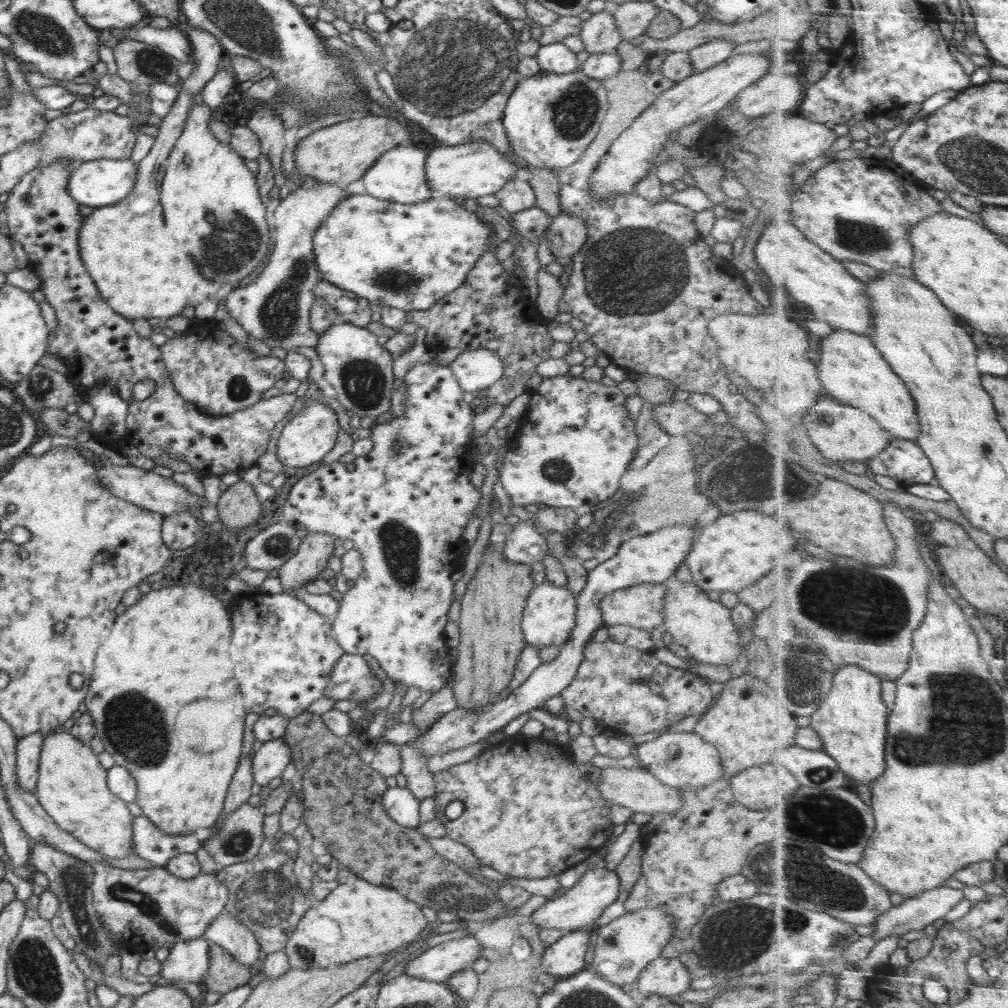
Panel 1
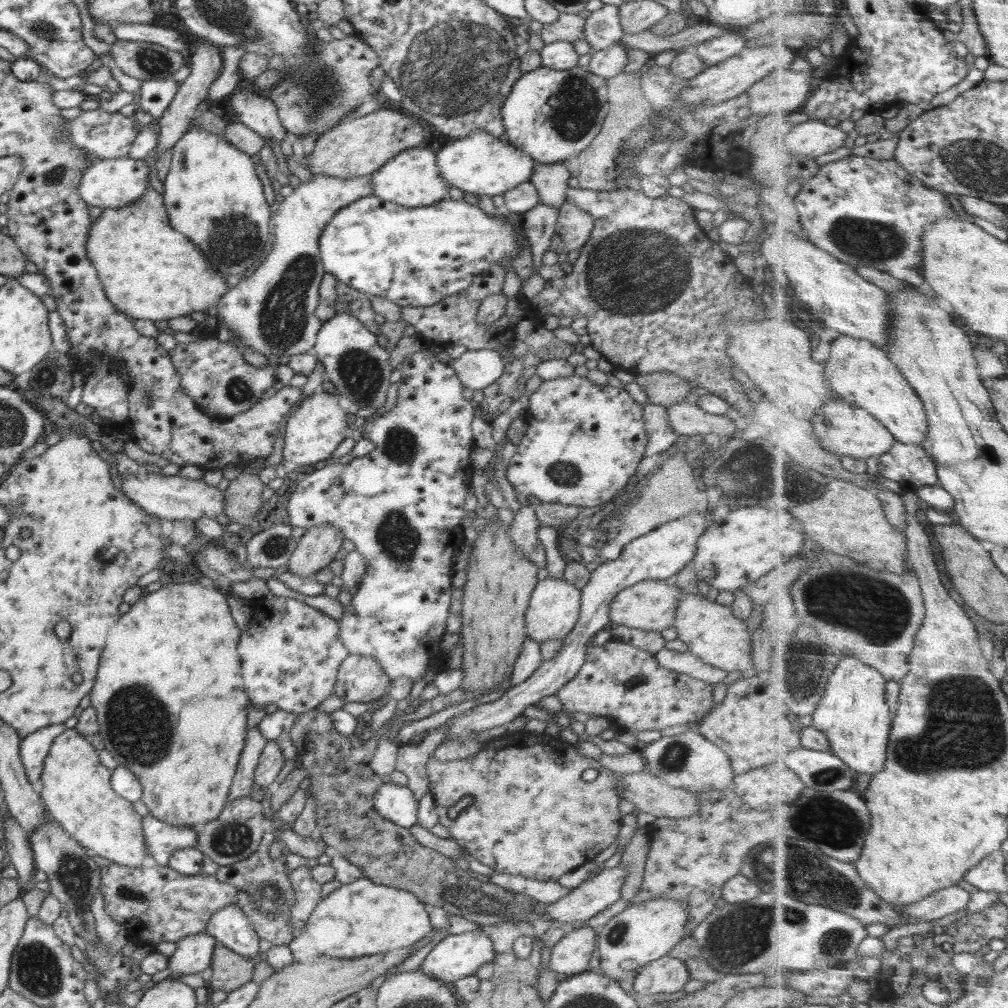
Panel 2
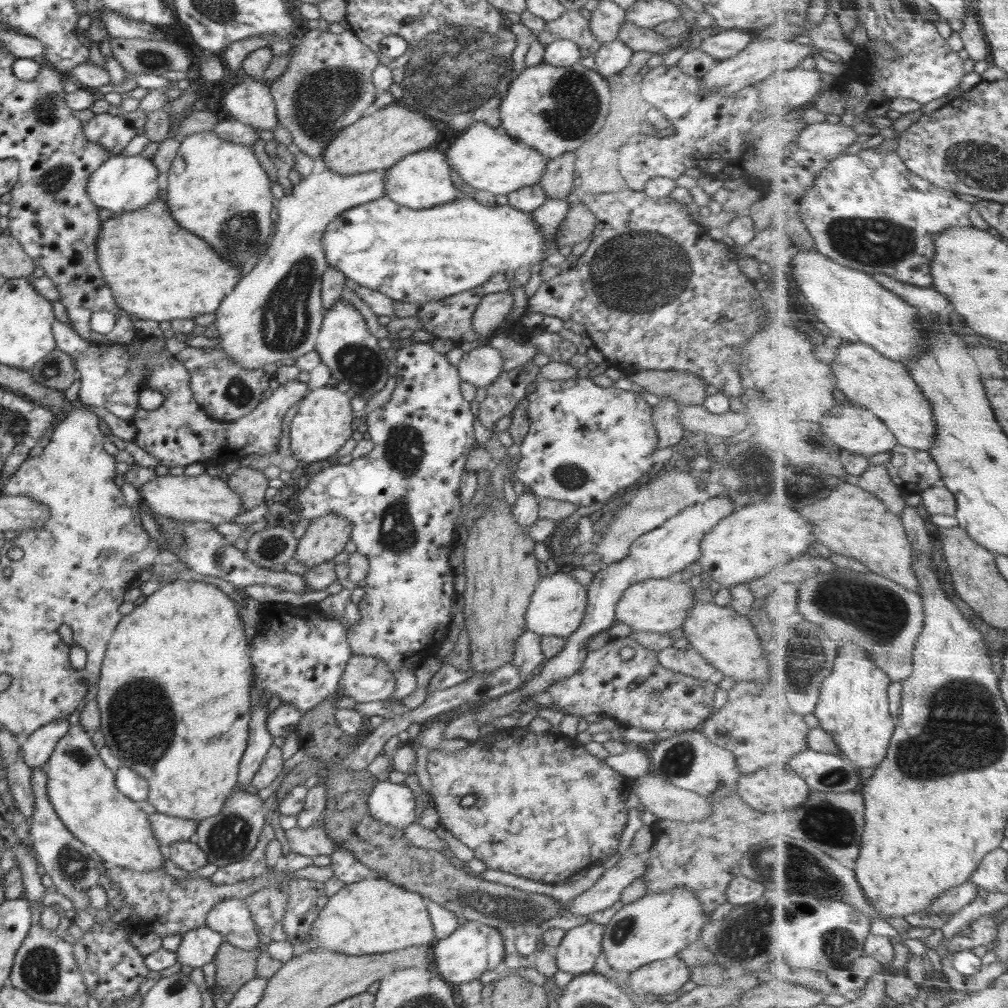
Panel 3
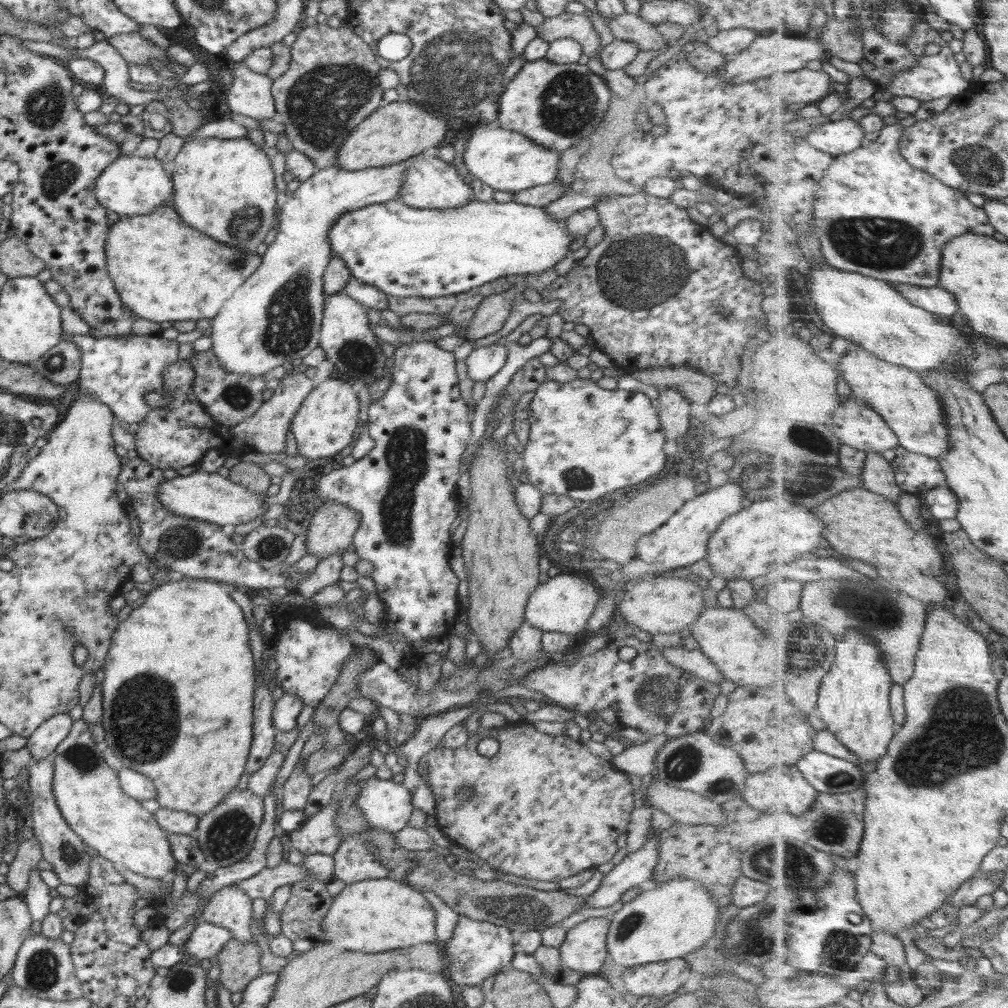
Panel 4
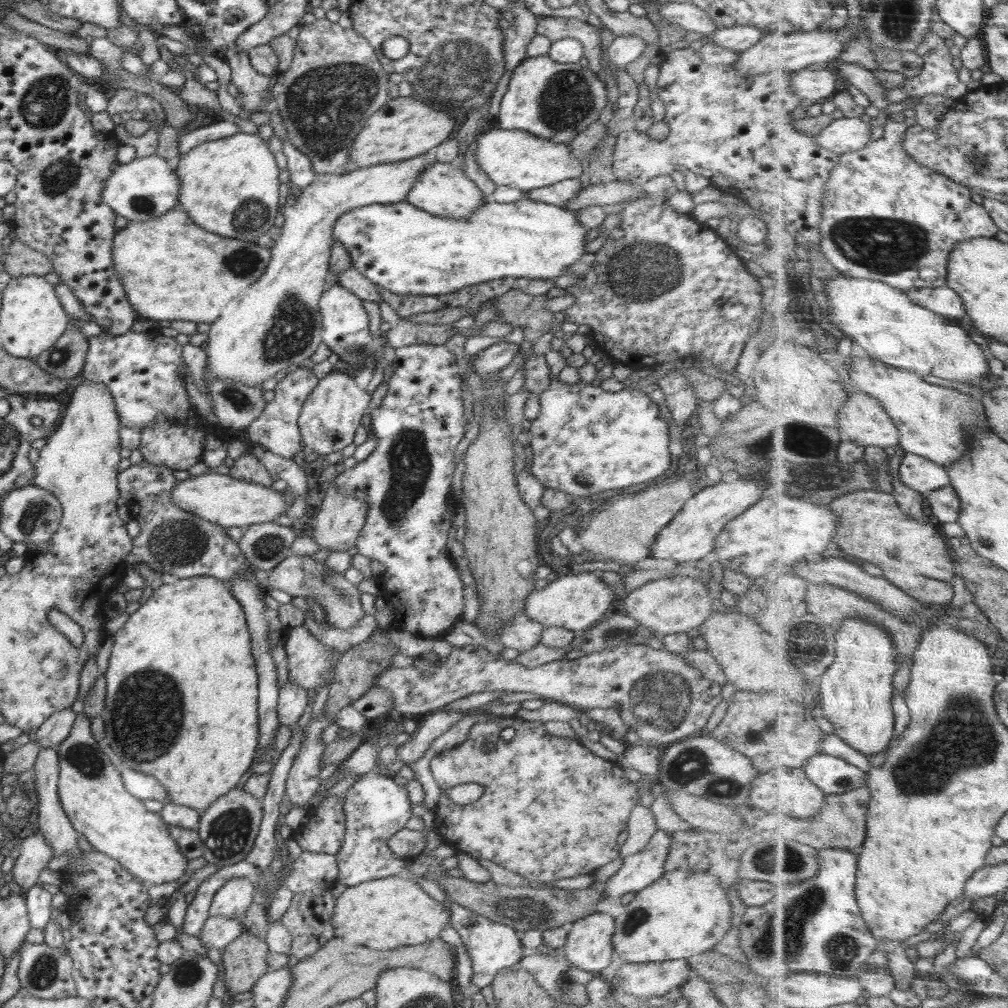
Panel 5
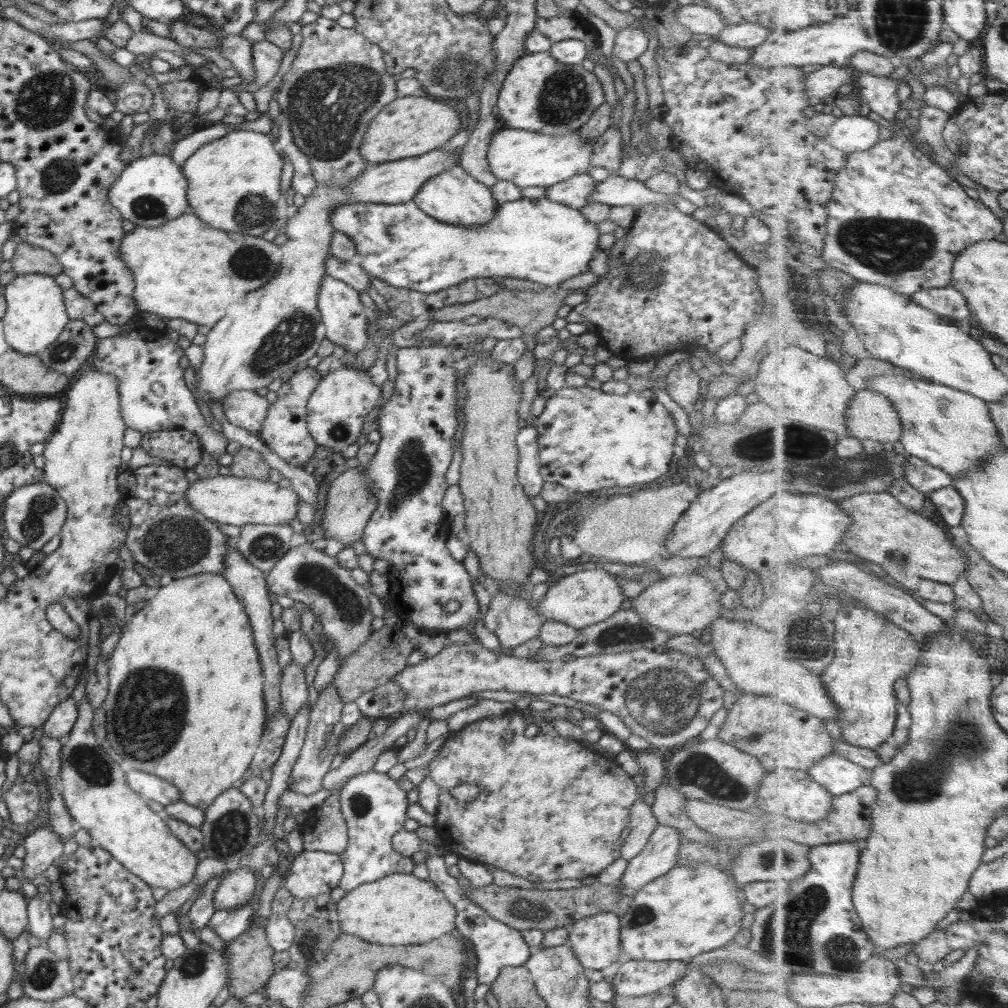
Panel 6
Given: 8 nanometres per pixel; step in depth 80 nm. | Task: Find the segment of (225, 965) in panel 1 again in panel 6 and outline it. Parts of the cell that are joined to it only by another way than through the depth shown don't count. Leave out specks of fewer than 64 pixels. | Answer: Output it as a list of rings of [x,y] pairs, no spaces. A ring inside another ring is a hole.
[[[254,920],[246,932],[226,944],[224,955],[229,967],[227,986],[230,986],[230,992],[234,994],[233,996],[242,998],[265,986],[267,980],[276,972],[276,966],[272,961],[274,952],[275,950],[269,945],[266,930],[259,928]]]

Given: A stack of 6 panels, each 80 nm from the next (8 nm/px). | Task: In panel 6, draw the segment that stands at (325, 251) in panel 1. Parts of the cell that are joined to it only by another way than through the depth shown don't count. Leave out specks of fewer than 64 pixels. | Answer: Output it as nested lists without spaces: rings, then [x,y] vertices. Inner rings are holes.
[[[523,197],[520,200],[513,202],[502,203],[498,206],[496,210],[496,216],[490,220],[488,223],[484,223],[484,226],[476,226],[476,228],[464,228],[464,226],[452,226],[453,224],[448,224],[444,222],[438,222],[434,218],[424,214],[420,208],[416,207],[413,201],[406,202],[404,204],[379,204],[379,203],[342,203],[342,205],[336,205],[332,207],[330,211],[330,226],[340,233],[350,237],[356,245],[356,251],[362,257],[361,267],[368,275],[379,278],[384,282],[387,282],[390,286],[395,286],[396,288],[410,288],[412,290],[418,290],[424,294],[430,294],[432,292],[438,292],[439,290],[446,290],[451,286],[456,286],[469,278],[502,278],[502,277],[512,277],[512,278],[524,278],[524,280],[531,280],[532,282],[538,282],[544,284],[547,287],[553,287],[554,285],[559,285],[562,281],[567,278],[572,278],[581,272],[588,271],[588,262],[590,258],[597,250],[598,240],[600,237],[600,232],[596,224],[590,223],[580,213],[578,209],[572,209],[571,207],[564,206],[558,202],[552,202],[546,198],[530,198]]]

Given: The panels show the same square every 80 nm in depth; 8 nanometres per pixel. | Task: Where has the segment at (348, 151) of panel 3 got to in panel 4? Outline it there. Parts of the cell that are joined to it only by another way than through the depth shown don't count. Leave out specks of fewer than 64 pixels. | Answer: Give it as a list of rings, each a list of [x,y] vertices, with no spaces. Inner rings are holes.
[[[409,100],[384,103],[367,116],[345,138],[337,154],[338,167],[348,171],[381,168],[400,164],[426,148],[439,146],[450,126]]]

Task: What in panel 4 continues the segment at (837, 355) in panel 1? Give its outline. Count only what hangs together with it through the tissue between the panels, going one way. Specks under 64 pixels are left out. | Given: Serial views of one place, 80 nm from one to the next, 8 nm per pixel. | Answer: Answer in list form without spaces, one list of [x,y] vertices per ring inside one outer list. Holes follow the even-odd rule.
[[[856,345],[840,359],[840,372],[851,387],[851,397],[863,398],[878,410],[899,435],[904,448],[938,460],[948,456],[952,446],[945,402],[943,396],[921,377],[920,372],[888,362],[871,350]]]

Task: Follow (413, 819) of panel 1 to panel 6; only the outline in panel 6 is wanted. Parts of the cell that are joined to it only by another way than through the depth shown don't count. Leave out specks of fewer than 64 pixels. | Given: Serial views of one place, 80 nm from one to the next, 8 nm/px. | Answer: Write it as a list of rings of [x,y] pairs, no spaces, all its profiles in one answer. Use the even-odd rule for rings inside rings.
[[[361,772],[348,779],[338,793],[340,810],[347,824],[348,846],[339,854],[343,862],[343,875],[339,886],[346,892],[367,882],[374,882],[390,874],[410,874],[415,864],[411,857],[396,852],[391,845],[394,834],[404,829],[408,819],[407,793],[386,773]]]

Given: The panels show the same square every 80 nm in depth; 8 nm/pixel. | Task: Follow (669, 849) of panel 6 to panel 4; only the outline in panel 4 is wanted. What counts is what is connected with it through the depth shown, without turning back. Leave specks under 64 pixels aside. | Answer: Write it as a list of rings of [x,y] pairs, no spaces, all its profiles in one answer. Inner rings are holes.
[[[653,837],[644,843],[642,848],[628,853],[620,861],[616,861],[616,865],[607,874],[603,875],[600,886],[591,894],[585,898],[586,907],[592,908],[604,908],[606,906],[612,906],[618,900],[621,900],[622,894],[624,894],[630,888],[638,887],[644,880],[652,878],[654,869],[657,863],[657,854],[659,853],[659,840],[657,837]]]

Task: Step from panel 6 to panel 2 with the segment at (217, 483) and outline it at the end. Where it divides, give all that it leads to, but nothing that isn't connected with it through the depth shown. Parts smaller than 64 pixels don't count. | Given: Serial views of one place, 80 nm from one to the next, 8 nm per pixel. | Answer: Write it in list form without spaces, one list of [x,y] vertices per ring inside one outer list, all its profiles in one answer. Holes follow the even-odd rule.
[[[141,469],[123,478],[119,489],[149,515],[170,521],[190,519],[194,522],[202,516],[213,519],[222,514],[225,507],[223,492],[218,487],[208,485],[203,479],[188,479],[180,475],[164,476],[162,473],[148,473]]]

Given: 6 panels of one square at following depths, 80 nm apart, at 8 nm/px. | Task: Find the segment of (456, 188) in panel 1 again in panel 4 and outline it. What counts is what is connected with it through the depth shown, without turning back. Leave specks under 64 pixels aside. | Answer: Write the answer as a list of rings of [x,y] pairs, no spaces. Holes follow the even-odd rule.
[[[476,124],[469,131],[463,160],[471,177],[482,181],[494,191],[516,193],[534,186],[556,182],[560,174],[561,153],[544,148],[519,132]]]

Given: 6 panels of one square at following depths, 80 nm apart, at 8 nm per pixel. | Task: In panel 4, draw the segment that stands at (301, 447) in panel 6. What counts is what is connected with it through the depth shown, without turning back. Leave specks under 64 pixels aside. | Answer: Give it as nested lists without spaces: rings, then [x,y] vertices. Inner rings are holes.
[[[178,359],[170,363],[163,372],[165,388],[169,390],[170,403],[162,410],[150,410],[144,420],[135,424],[136,451],[142,460],[160,469],[172,468],[178,470],[184,466],[197,465],[199,460],[212,449],[222,453],[224,458],[247,452],[281,454],[286,452],[285,440],[288,426],[293,416],[300,408],[304,398],[316,386],[317,379],[308,378],[304,373],[288,373],[280,381],[274,393],[262,406],[248,418],[236,426],[224,426],[217,423],[199,403],[193,391],[195,374],[190,363]]]

